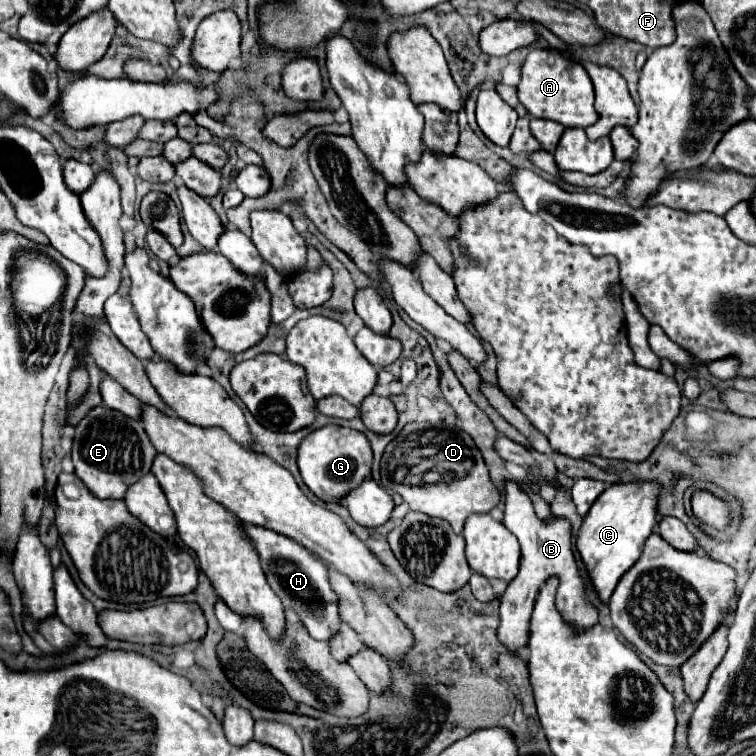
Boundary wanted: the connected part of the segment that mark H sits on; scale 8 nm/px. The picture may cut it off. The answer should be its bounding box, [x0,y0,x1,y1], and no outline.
[244,526,338,640]

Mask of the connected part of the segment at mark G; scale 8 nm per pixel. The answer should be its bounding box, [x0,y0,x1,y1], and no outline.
[298,426,372,502]

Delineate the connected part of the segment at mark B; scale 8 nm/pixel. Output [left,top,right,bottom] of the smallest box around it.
[498,480,598,648]

